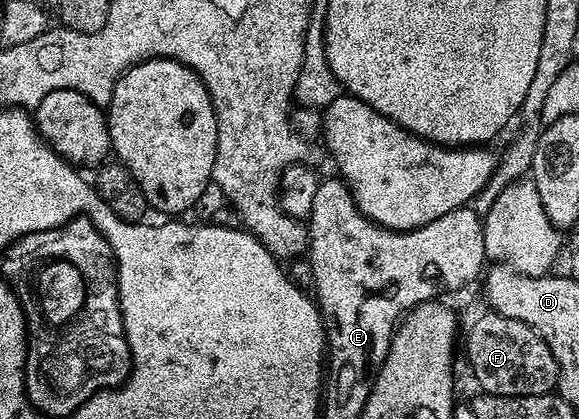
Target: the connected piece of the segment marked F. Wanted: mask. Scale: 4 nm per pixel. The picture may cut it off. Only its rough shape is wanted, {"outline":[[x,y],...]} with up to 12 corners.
{"outline":[[489,310],[466,333],[481,392],[546,395],[560,370],[532,327]]}

